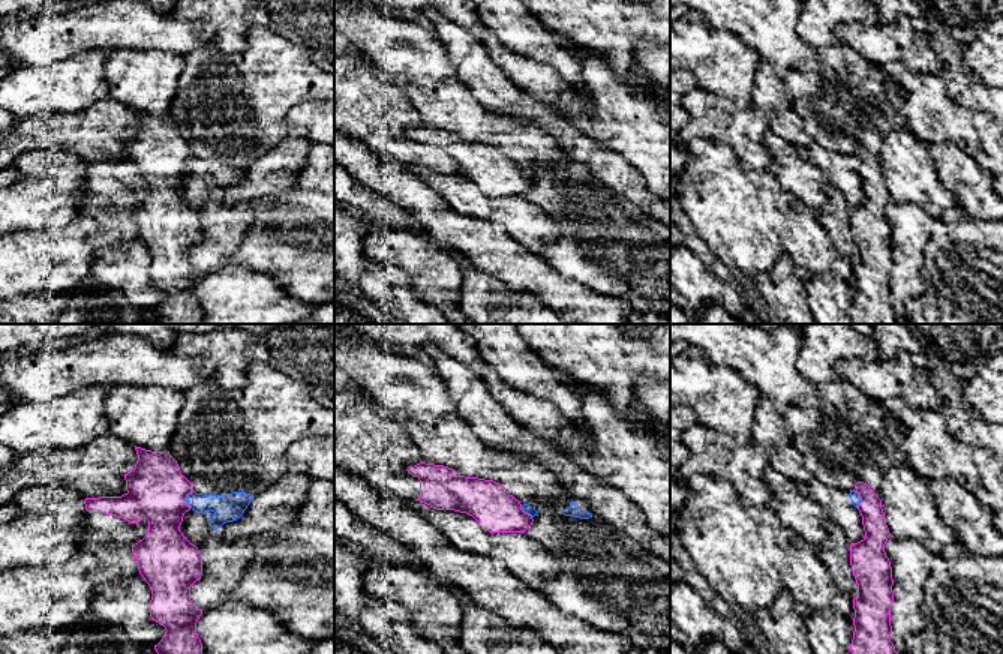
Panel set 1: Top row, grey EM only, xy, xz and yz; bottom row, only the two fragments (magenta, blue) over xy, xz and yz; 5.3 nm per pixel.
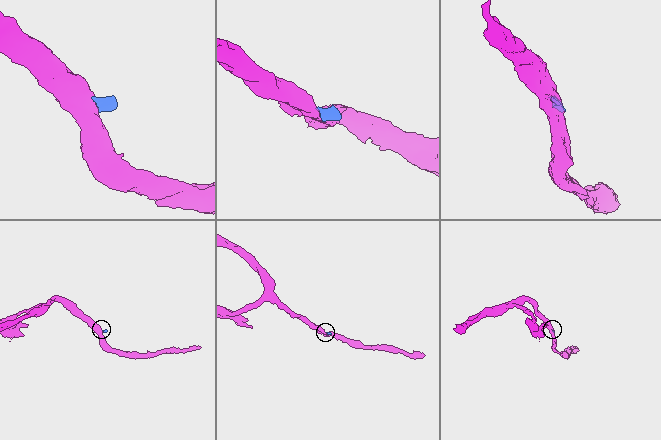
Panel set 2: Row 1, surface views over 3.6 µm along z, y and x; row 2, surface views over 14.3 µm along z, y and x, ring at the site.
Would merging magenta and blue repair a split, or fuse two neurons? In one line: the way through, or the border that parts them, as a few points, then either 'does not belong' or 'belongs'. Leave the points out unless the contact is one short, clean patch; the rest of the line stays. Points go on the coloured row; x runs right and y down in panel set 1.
border along xy (194, 491), (188, 495), (189, 507); does not belong

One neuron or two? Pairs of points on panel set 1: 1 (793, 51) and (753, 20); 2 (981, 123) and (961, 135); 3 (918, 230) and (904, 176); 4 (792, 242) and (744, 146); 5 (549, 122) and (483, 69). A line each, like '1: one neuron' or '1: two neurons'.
1: one neuron
2: one neuron
3: two neurons
4: two neurons
5: one neuron

